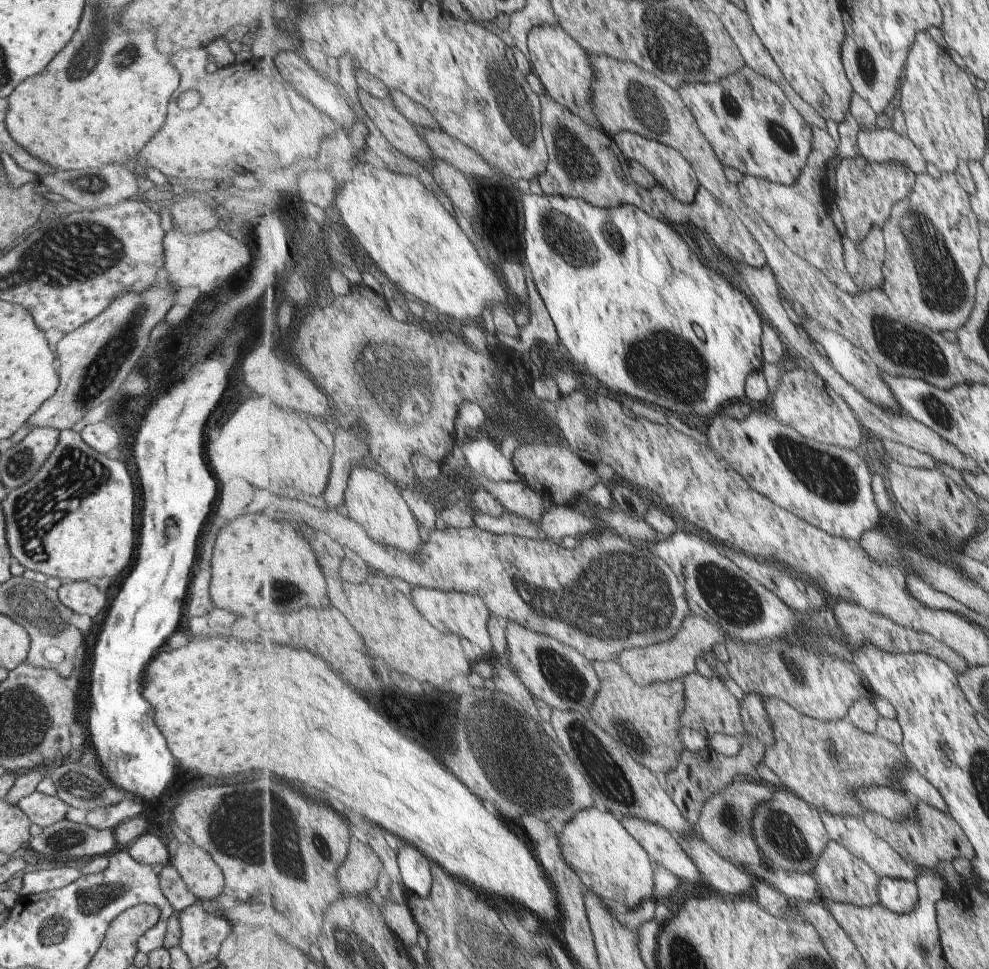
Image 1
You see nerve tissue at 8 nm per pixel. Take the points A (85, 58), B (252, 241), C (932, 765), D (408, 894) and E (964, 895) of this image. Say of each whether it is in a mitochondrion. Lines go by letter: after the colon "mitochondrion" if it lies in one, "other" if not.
A: mitochondrion
B: other
C: other
D: other
E: other

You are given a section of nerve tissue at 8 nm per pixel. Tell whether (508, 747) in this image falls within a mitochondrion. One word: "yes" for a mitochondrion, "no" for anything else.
yes

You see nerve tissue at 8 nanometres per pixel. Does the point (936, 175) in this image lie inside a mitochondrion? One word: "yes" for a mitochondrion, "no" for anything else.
no

